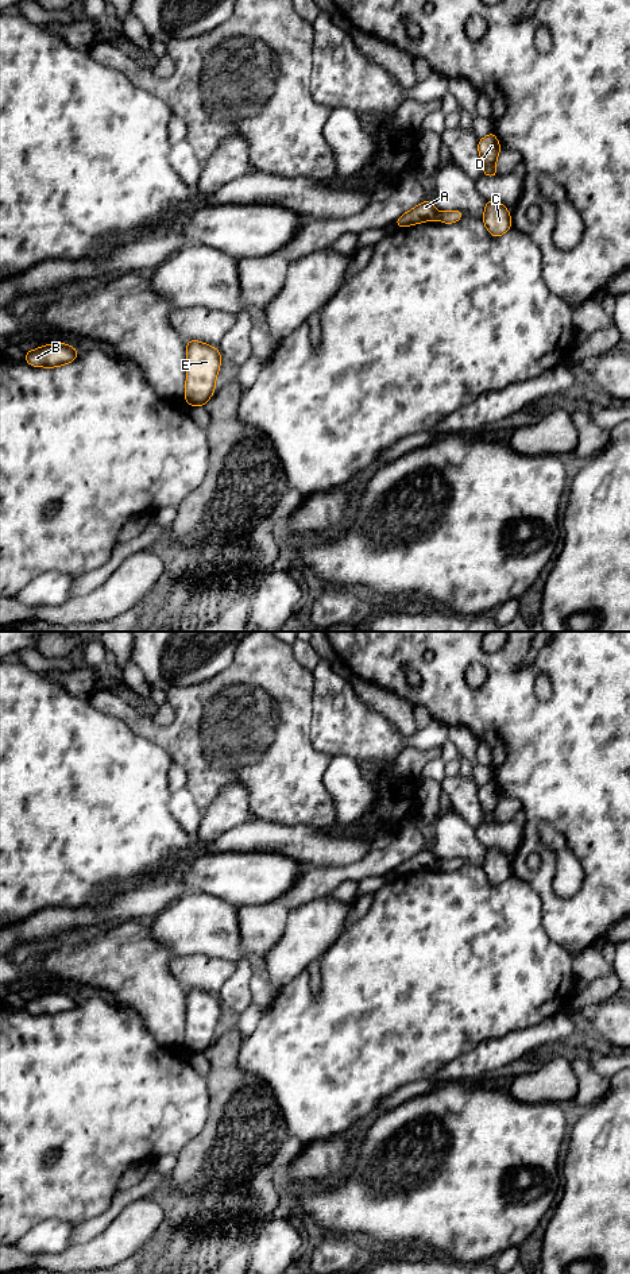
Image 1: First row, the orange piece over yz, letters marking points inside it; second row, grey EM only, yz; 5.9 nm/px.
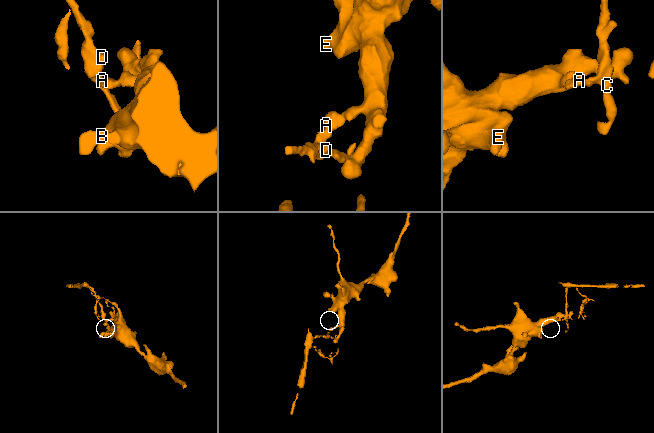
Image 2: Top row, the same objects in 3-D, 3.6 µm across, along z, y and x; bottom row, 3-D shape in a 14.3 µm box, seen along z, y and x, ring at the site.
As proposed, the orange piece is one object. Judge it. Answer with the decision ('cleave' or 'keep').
cleave

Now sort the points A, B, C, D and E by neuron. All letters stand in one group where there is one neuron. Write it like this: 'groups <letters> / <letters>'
groups A B E / C D

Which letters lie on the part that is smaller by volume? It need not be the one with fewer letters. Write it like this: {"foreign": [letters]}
{"foreign": ["C", "D"]}

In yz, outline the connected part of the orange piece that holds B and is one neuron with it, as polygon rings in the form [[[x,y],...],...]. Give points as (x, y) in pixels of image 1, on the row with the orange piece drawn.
[[[53,343],[34,351],[24,351],[27,362],[32,367],[54,368],[71,363],[78,356],[78,350],[65,343]]]

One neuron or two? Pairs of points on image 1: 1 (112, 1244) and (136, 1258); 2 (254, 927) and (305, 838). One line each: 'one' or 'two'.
1: two
2: two

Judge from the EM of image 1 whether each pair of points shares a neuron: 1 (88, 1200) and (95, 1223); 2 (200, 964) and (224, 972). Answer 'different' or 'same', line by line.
1: different
2: same

